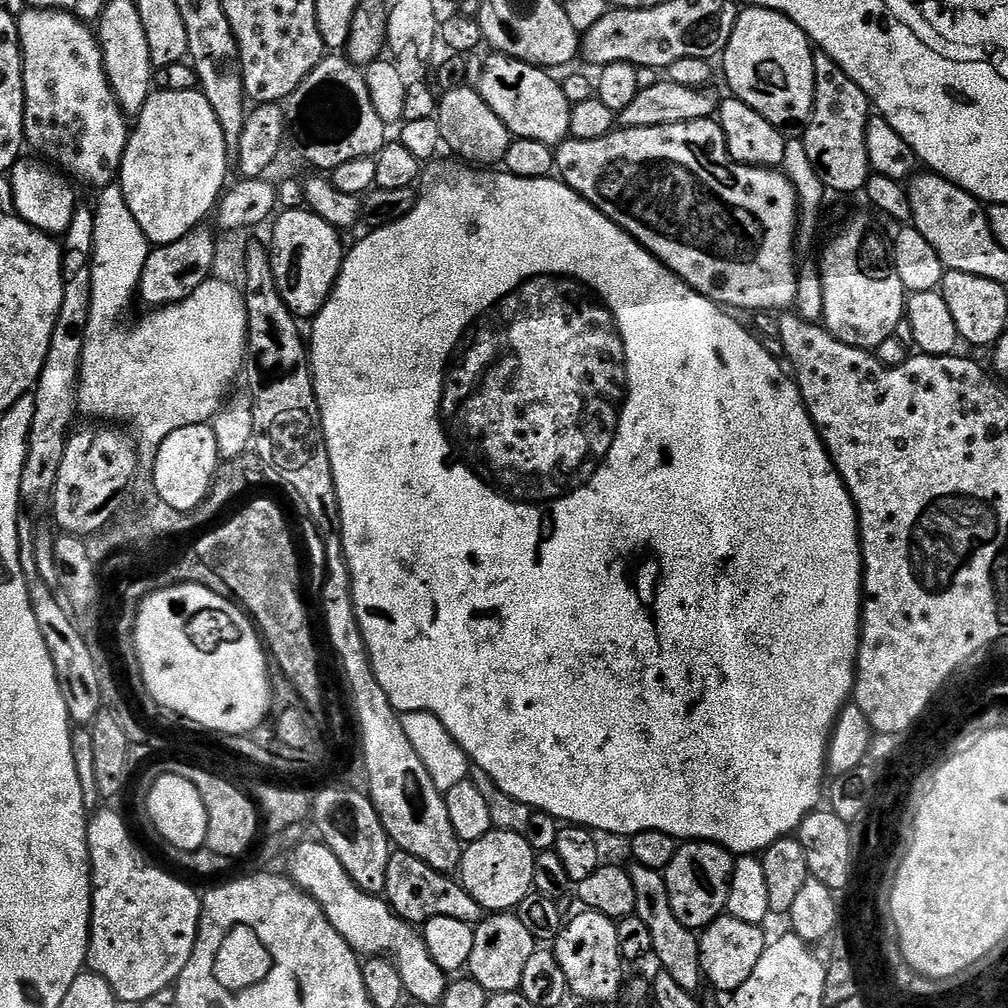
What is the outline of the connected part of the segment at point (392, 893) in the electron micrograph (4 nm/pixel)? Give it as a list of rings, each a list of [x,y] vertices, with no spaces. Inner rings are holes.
[[[399,850],[390,855],[383,895],[393,912],[413,926],[423,925],[434,917],[456,918],[474,926],[486,914],[453,877],[435,871],[418,858]]]

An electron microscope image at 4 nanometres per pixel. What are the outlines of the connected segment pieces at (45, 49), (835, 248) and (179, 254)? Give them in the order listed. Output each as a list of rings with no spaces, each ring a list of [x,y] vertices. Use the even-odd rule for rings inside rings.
[[[29,7],[16,21],[24,59],[27,147],[69,177],[77,176],[82,183],[93,184],[93,189],[99,190],[119,177],[130,124],[108,81],[100,41],[88,28],[76,16],[50,8]]]
[[[856,216],[840,228],[840,233],[824,248],[824,257],[818,260],[820,277],[819,299],[822,301],[822,320],[829,332],[842,342],[855,348],[875,350],[886,338],[895,334],[895,328],[906,316],[906,293],[902,278],[898,278],[892,265],[889,245],[872,229],[868,216]]]
[[[208,226],[191,228],[186,235],[178,238],[178,242],[161,244],[153,247],[146,258],[146,266],[142,266],[142,278],[138,289],[139,299],[152,304],[153,309],[165,308],[168,304],[177,304],[202,282],[206,282],[213,275],[212,267],[216,264],[216,236],[208,229]]]

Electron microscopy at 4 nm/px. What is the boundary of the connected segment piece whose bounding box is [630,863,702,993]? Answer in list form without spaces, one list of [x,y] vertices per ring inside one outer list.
[[[633,863],[630,875],[634,882],[634,902],[636,910],[634,915],[646,922],[650,930],[650,942],[655,959],[660,959],[659,967],[674,978],[674,982],[687,992],[695,993],[696,987],[702,984],[700,970],[700,941],[697,933],[682,926],[674,916],[670,908],[670,898],[667,897],[667,888],[664,885],[664,877],[659,872],[650,870],[638,863]]]

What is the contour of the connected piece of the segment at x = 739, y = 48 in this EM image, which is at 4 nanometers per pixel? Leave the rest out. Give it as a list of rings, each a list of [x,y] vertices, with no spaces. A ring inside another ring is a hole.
[[[745,8],[745,12],[743,9],[737,15],[734,34],[730,34],[730,42],[722,53],[724,76],[732,87],[731,95],[758,110],[758,114],[762,114],[762,118],[775,128],[788,134],[799,133],[810,119],[815,102],[814,45],[793,20],[780,12],[769,8]]]

